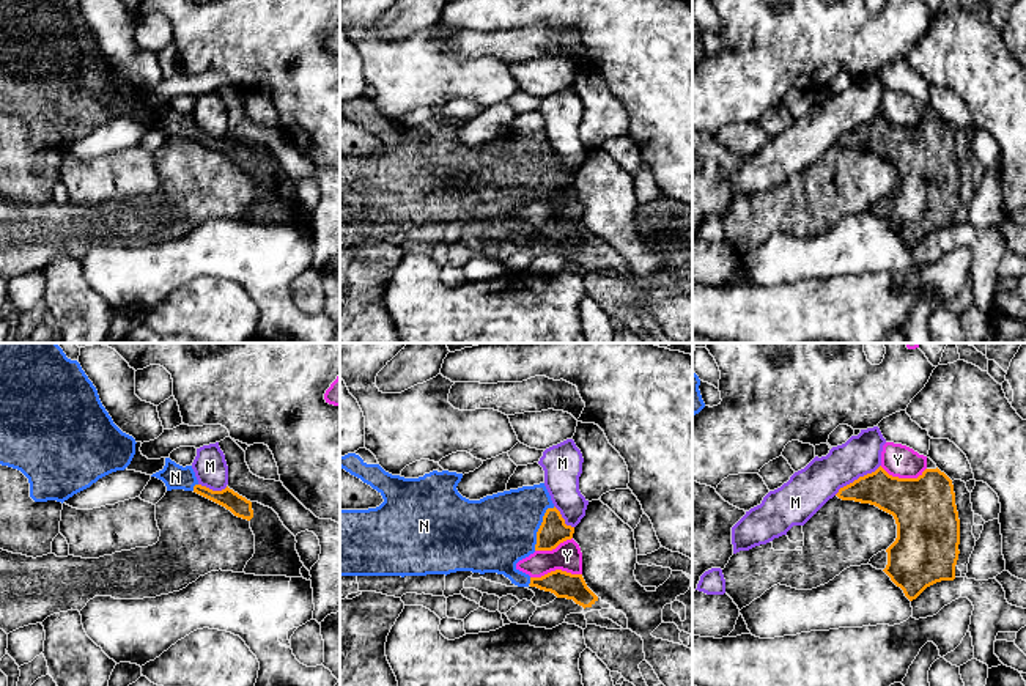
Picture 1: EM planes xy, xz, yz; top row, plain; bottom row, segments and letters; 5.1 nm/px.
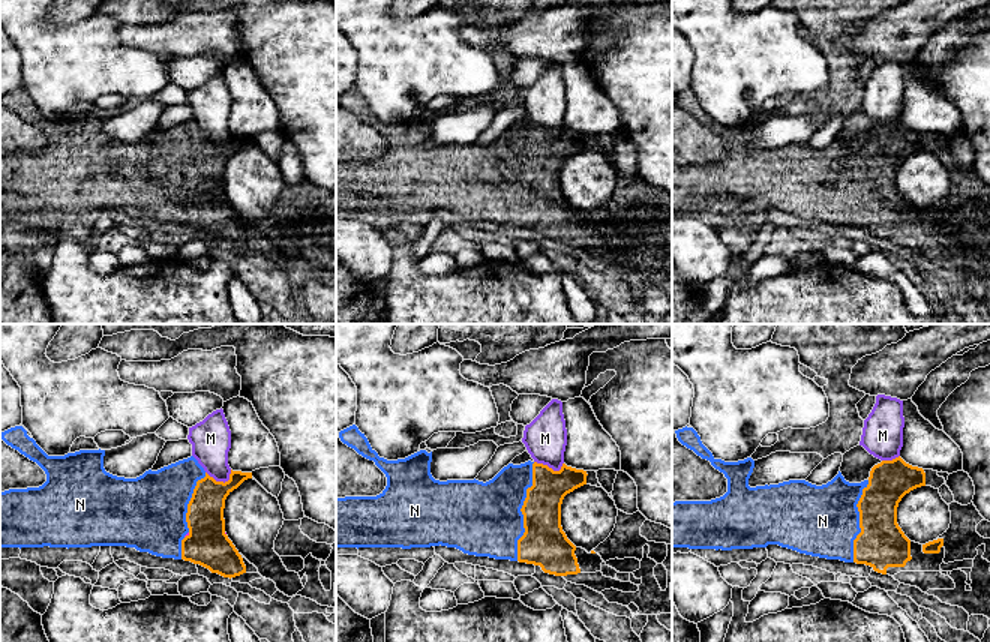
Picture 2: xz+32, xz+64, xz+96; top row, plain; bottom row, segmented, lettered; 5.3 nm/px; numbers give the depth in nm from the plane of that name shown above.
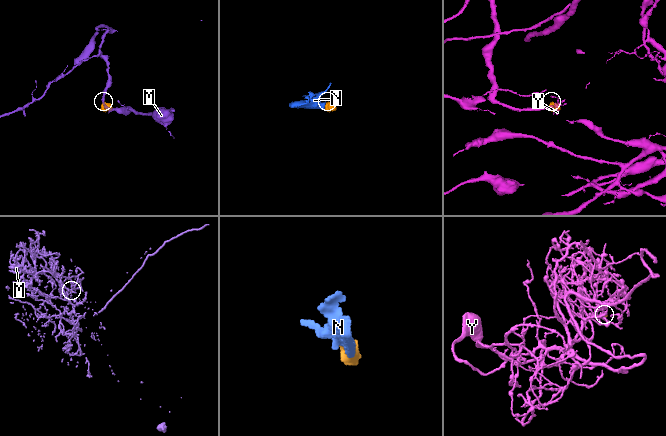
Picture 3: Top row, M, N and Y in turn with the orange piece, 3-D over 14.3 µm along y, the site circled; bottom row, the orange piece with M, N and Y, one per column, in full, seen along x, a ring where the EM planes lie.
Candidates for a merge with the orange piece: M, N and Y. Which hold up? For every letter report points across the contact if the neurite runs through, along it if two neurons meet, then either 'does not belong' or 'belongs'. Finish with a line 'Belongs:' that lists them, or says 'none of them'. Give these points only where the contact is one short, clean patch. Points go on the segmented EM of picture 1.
M: border yz (880, 464), (874, 471), (844, 485), (834, 494); does not belong
N: belongs
Y: border xz (581, 573), (551, 570), (531, 578); does not belong
Belongs: N

